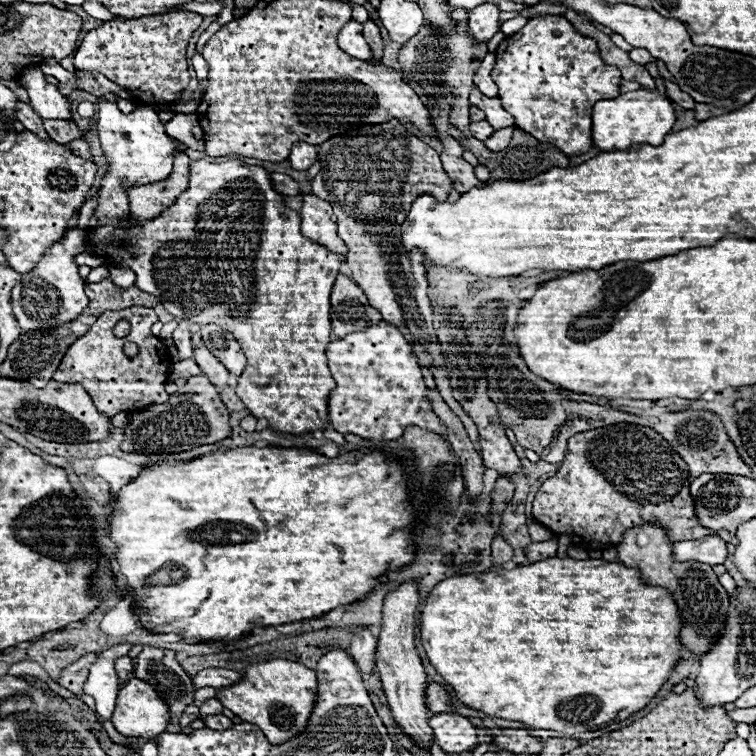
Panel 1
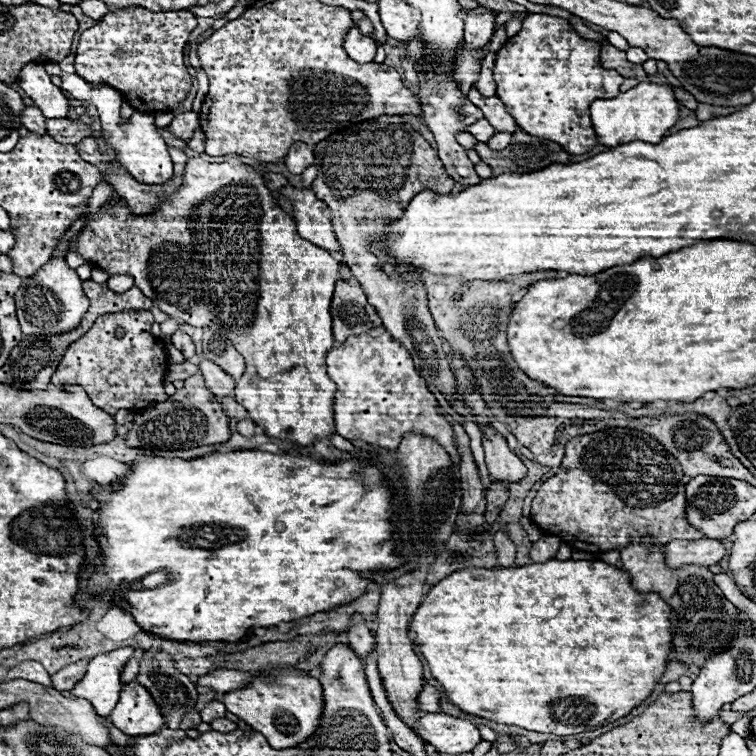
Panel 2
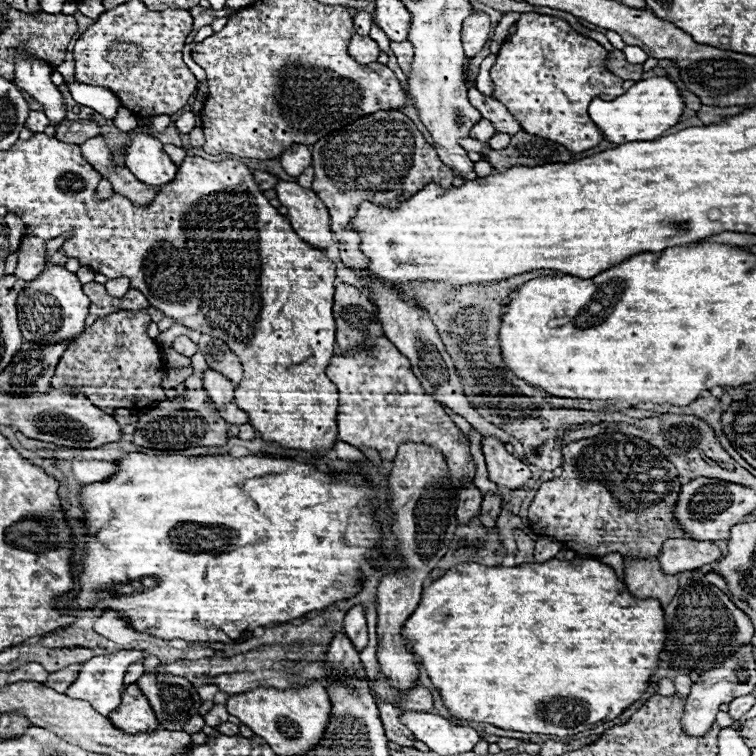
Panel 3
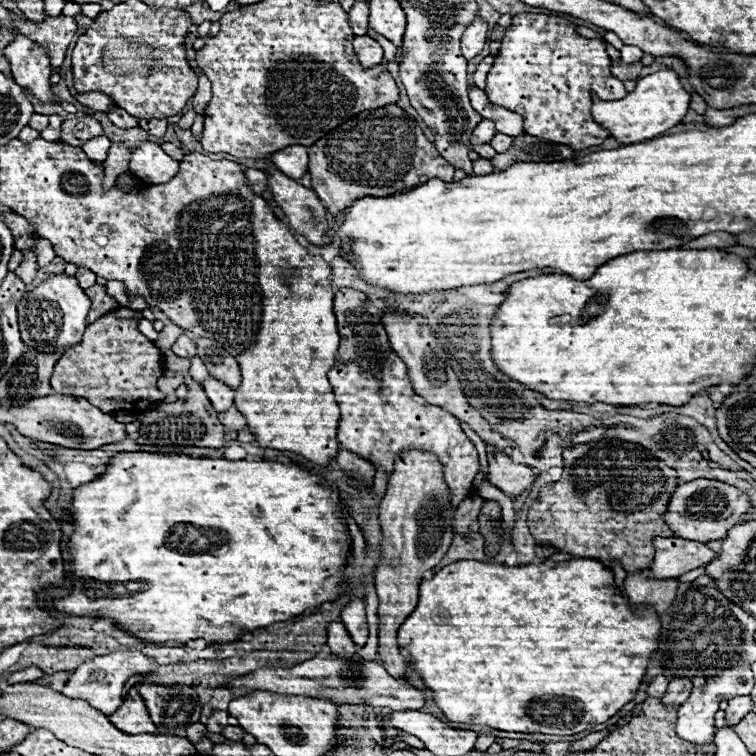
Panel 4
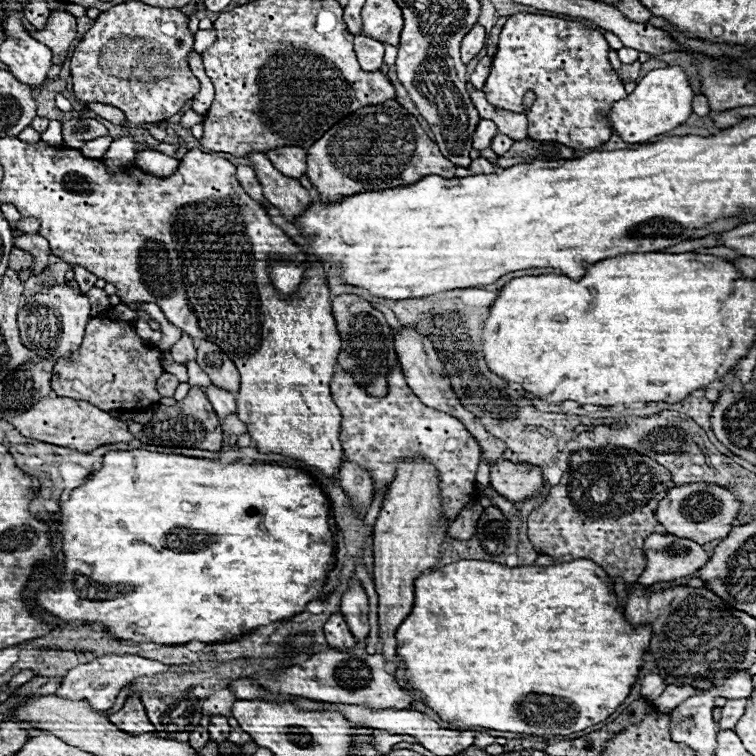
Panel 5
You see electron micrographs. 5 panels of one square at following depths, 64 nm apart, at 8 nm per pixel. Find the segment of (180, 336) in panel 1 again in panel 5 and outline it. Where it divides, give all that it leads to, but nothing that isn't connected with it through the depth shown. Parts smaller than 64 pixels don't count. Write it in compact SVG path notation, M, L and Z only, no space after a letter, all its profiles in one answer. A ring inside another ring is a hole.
M182 334L182 338L172 346L170 354L176 362L190 362L196 358L196 348L192 346L192 338L188 334Z

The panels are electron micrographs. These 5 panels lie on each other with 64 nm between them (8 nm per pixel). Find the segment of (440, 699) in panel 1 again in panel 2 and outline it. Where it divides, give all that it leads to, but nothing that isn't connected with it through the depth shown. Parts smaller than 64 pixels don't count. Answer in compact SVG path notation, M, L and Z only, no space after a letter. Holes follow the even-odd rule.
M426 684L418 696L418 708L422 708L422 712L440 712L440 692Z

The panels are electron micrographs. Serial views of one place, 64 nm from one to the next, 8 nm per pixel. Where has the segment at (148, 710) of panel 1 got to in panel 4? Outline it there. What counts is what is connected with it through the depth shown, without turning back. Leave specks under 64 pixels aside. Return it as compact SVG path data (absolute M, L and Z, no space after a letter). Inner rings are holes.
M136 686L130 688L122 706L114 714L110 714L110 722L126 734L152 734L152 732L156 732L156 724L152 722L148 708L146 708L142 696L138 694Z

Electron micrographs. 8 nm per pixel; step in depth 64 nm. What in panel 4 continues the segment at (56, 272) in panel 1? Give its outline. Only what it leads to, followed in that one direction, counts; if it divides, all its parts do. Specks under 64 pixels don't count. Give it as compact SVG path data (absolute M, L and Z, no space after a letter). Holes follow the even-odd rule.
M54 274L42 284L24 294L18 304L18 324L26 346L44 352L64 352L72 344L82 340L86 328L86 316L90 310L90 298L80 288L78 280L68 274Z

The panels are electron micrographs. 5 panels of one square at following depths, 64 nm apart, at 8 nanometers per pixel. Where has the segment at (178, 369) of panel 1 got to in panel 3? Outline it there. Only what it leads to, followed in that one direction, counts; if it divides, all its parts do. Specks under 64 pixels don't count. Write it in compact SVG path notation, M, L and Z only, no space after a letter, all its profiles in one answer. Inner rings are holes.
M184 366L184 368L170 368L162 380L162 388L176 388L178 384L182 384L190 374L192 374L192 366Z

